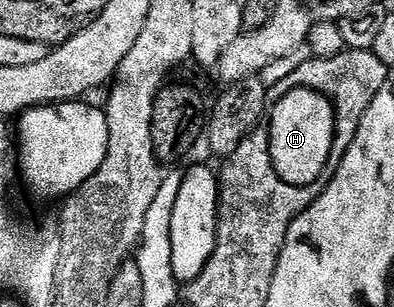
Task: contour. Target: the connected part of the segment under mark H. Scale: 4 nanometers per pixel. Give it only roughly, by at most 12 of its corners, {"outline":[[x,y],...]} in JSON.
{"outline":[[294,88],[271,107],[269,154],[290,186],[319,183],[330,100]]}

